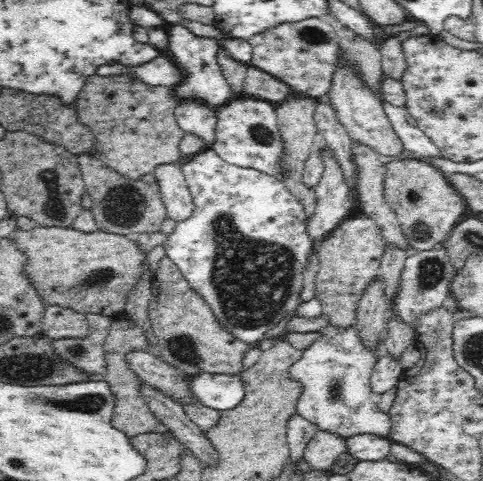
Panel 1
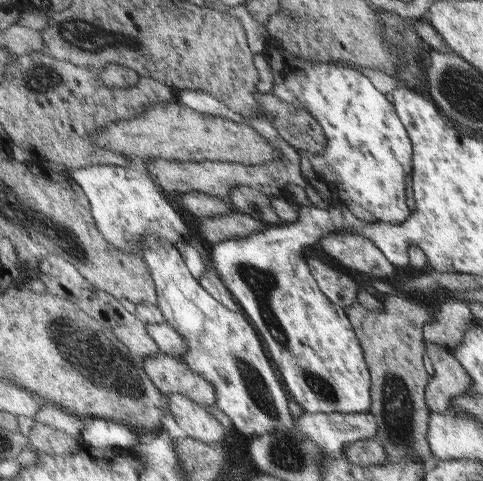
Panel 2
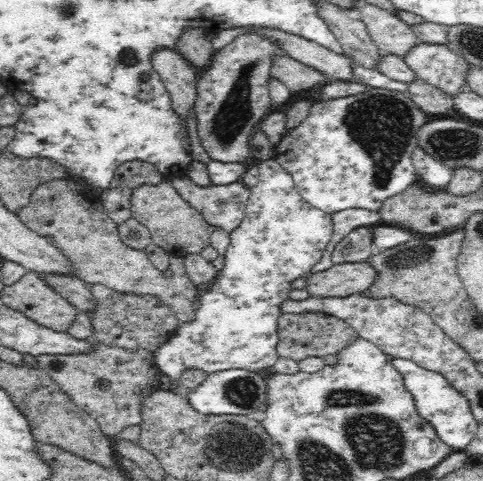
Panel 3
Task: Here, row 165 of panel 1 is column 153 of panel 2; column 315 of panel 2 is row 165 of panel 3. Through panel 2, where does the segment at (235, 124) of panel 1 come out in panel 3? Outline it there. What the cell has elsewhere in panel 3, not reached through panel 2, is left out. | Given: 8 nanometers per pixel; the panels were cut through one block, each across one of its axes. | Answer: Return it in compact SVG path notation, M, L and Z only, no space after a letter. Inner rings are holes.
M416 148L412 152L412 166L418 168L418 174L422 178L422 182L426 184L426 188L432 188L432 190L442 190L448 186L448 182L452 180L454 176L454 168L448 168L444 166L442 162L438 162L436 158L432 158L424 148ZM416 154L422 154L422 160L416 162Z

